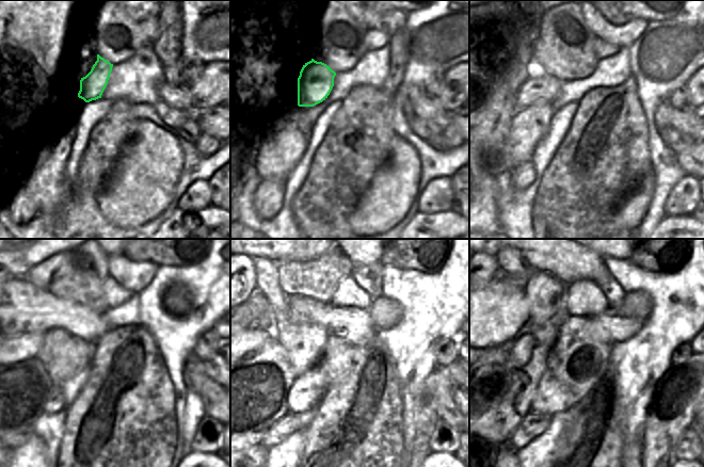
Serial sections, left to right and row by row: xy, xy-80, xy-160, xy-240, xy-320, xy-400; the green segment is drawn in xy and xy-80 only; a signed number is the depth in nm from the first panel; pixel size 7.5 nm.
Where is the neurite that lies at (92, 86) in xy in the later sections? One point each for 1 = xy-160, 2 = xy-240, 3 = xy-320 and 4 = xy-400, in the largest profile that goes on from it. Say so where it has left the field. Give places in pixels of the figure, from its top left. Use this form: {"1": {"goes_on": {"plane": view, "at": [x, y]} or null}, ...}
{"1": {"goes_on": {"plane": "xy-160", "at": [542, 86]}}, "2": {"goes_on": {"plane": "xy-240", "at": [14, 350]}}, "3": {"goes_on": {"plane": "xy-320", "at": [252, 339]}}, "4": {"goes_on": null}}

